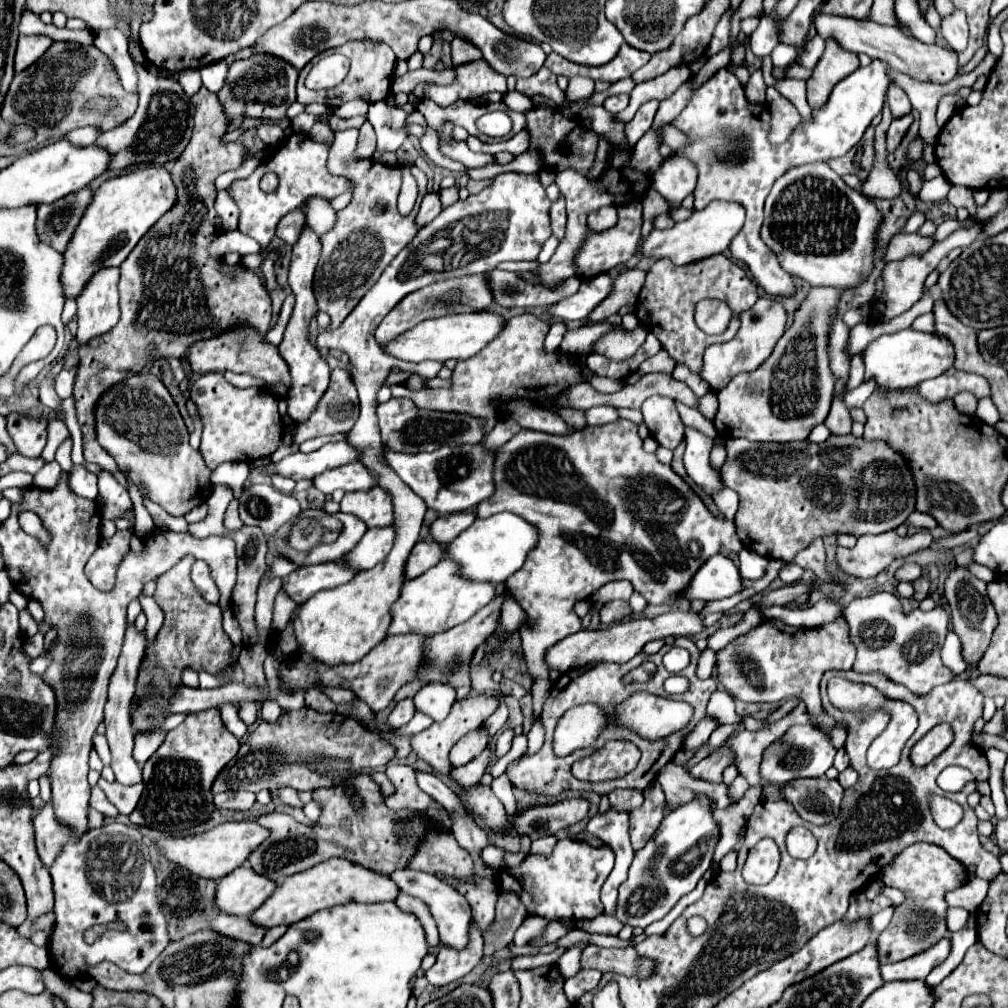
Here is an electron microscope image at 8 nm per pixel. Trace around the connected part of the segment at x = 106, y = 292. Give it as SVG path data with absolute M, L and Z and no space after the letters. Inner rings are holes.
M101 269L85 285L77 299L77 345L87 345L91 339L105 335L115 327L120 318L119 307L119 269Z

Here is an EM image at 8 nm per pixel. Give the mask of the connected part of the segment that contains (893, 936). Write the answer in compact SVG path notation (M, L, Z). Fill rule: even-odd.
M913 843L895 857L891 867L885 867L881 871L881 879L883 883L897 887L905 893L905 901L895 907L889 927L879 933L875 943L879 961L895 963L913 957L917 953L923 953L929 947L933 947L937 941L947 937L945 893L965 885L969 873L957 859L947 855L947 851L943 851L941 847L935 847L931 843Z

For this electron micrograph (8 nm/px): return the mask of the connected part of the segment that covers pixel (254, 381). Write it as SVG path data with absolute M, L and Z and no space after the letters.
M225 371L223 375L225 375L225 379L227 379L231 385L237 385L237 387L251 387L251 385L261 387L261 385L265 385L265 381L263 381L263 379L257 379L257 377L247 375L247 373L233 373L233 371Z

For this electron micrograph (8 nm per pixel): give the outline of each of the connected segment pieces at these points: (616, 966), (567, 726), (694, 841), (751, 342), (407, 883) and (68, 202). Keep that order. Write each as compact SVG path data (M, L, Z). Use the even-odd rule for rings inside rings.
M587 945L581 953L581 967L599 969L601 973L605 973L605 971L615 971L615 973L623 973L623 975L639 973L641 977L647 977L653 971L653 963L649 959L637 961L637 953L633 947L605 949L605 947L597 947L597 945Z
M586 703L568 710L553 733L553 751L567 757L577 749L591 747L601 731L611 723L607 711L597 703Z
M697 797L691 803L669 811L655 831L655 837L635 853L629 877L619 887L615 917L625 925L641 929L665 917L685 893L695 889L701 875L711 867L711 855L717 841L719 827L707 797Z
M761 297L751 309L743 311L741 327L731 341L707 347L707 351L703 355L703 367L701 367L699 377L709 383L711 391L721 391L731 381L731 377L735 377L739 373L755 371L771 355L771 351L773 351L775 343L779 341L779 337L783 335L783 331L785 331L783 305L775 299Z
M403 869L403 871L393 871L389 875L401 893L407 893L419 901L423 901L429 907L429 913L433 915L437 927L439 927L439 935L441 935L441 943L453 947L453 949L463 949L469 941L469 923L471 923L471 907L467 903L467 899L457 893L453 887L449 887L447 883L443 883L439 877L429 875L429 873L421 873L421 871L413 871L413 869Z
M83 187L63 199L57 199L49 205L37 207L37 235L43 243L51 245L59 253L67 249L67 243L81 221L85 207L89 205L93 191Z

